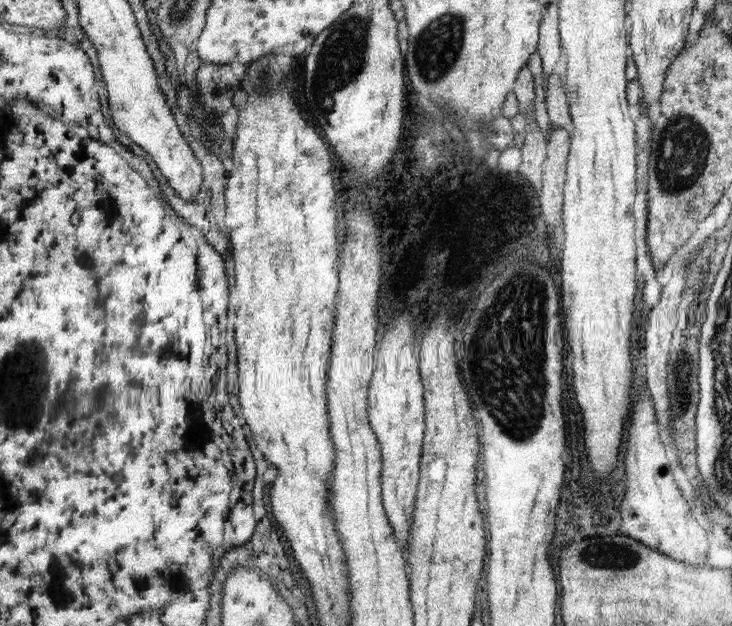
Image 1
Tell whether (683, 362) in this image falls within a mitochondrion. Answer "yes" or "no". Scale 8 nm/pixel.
no

